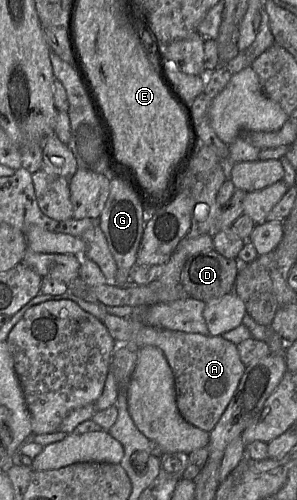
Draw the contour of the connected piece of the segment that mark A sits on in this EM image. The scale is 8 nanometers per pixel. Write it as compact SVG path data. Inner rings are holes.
M107 314L102 322L118 344L129 349L154 346L162 351L174 375L179 413L191 425L210 433L230 403L246 369L237 346L222 336L156 328L141 319Z

